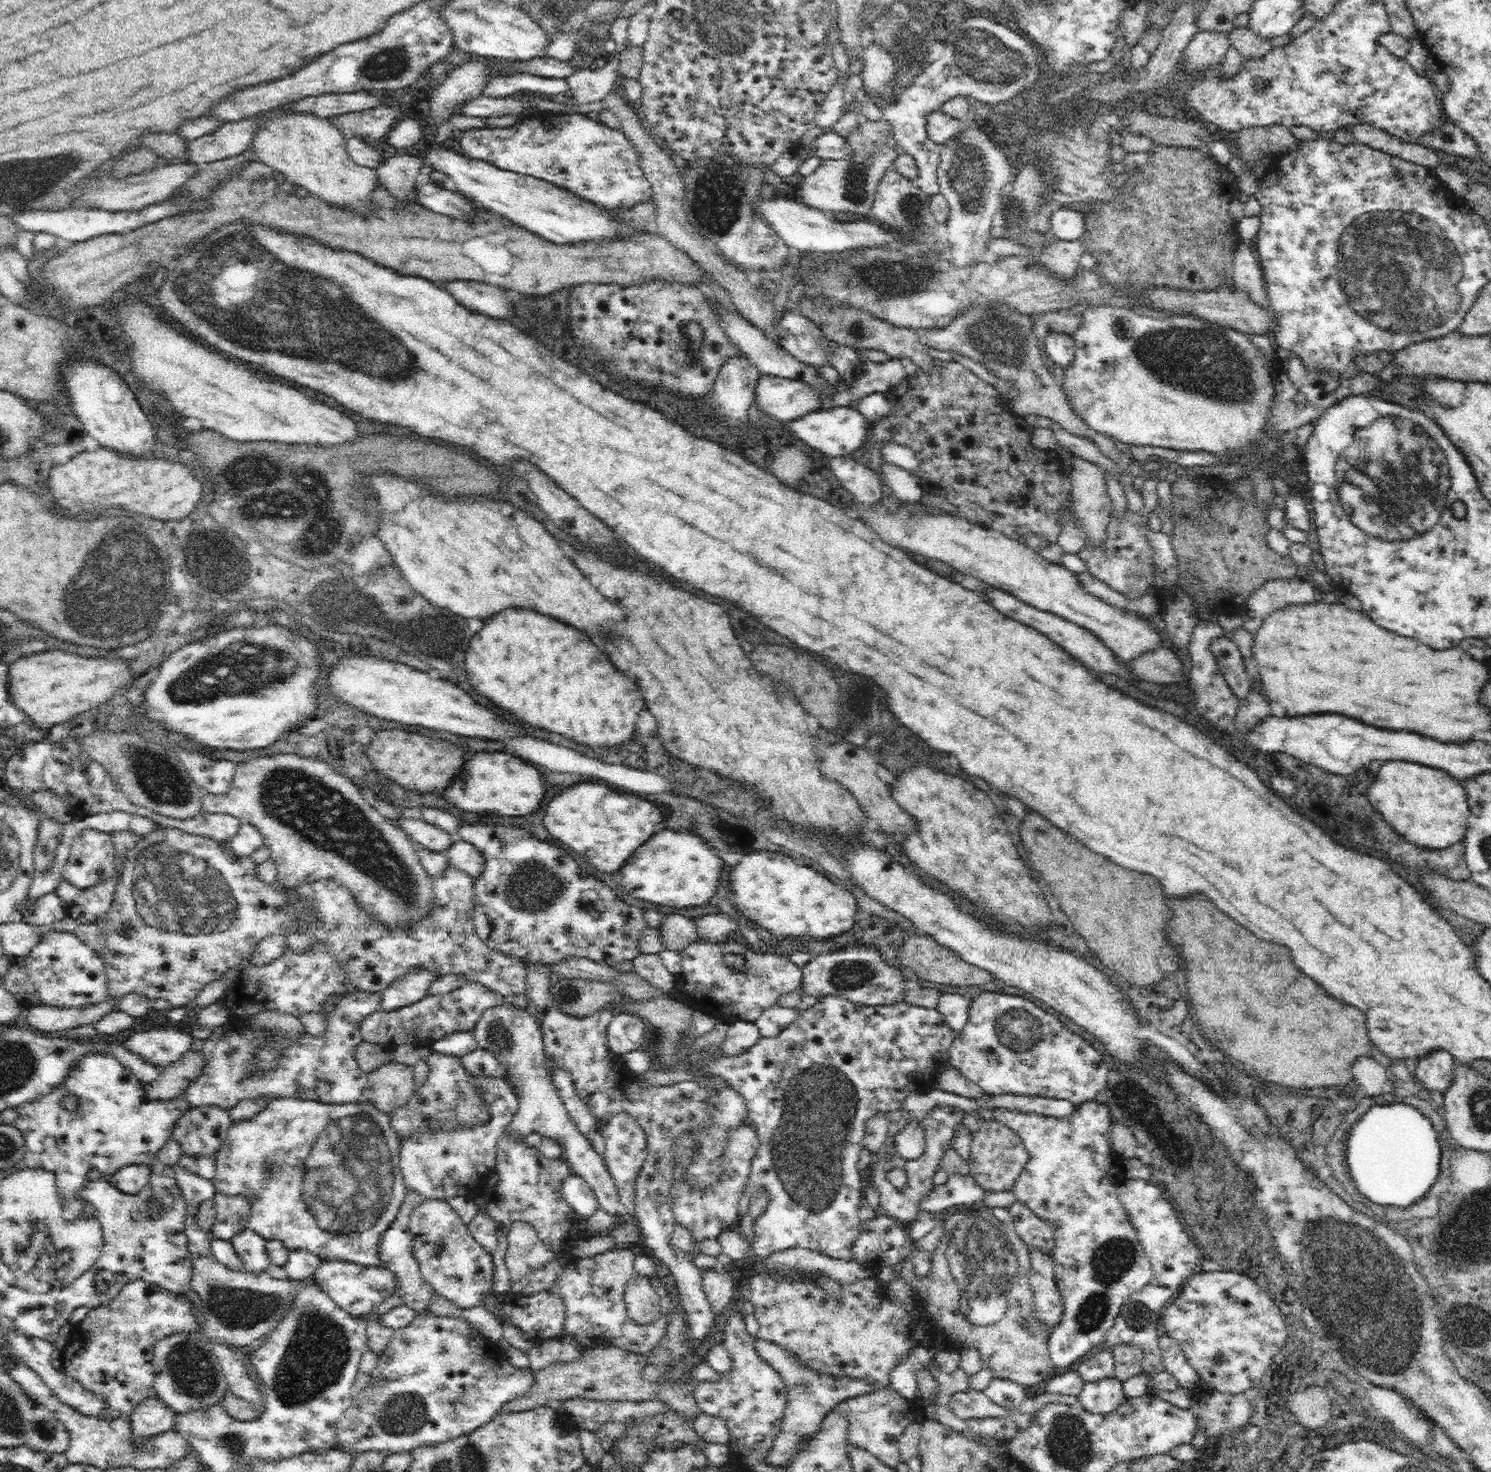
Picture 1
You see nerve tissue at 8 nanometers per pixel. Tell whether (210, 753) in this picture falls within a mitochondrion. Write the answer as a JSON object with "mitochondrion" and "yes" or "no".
{"mitochondrion":"no"}

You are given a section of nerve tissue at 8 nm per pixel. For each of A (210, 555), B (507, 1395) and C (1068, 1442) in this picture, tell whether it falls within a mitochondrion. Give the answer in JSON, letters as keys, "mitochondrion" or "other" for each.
{"A":"mitochondrion","B":"other","C":"mitochondrion"}

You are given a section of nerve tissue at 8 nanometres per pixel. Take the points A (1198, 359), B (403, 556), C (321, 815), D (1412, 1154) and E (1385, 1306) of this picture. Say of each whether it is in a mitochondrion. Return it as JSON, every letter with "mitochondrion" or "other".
{"A":"mitochondrion","B":"other","C":"mitochondrion","D":"other","E":"mitochondrion"}

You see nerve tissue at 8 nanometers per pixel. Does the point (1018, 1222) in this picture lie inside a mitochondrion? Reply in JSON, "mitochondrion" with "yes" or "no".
{"mitochondrion":"yes"}

